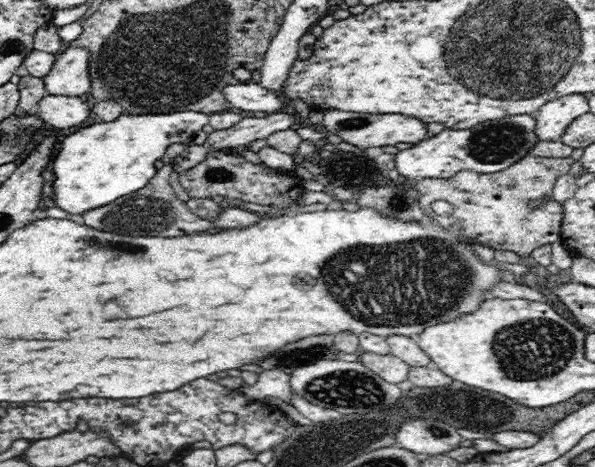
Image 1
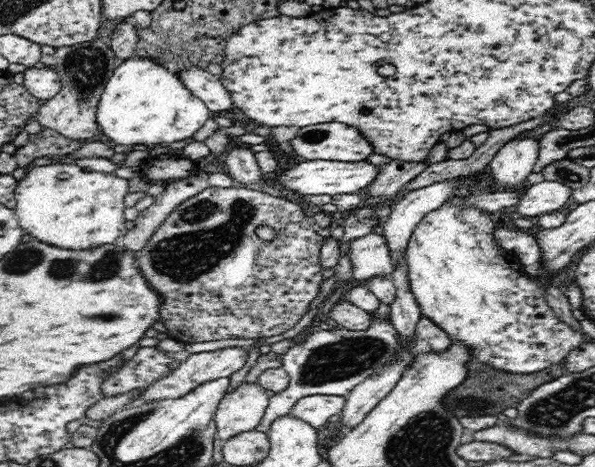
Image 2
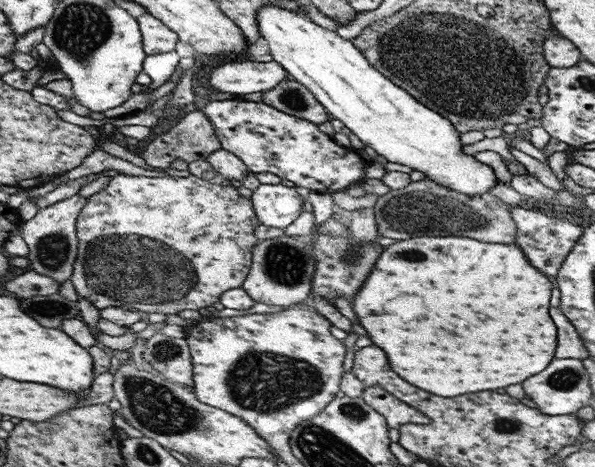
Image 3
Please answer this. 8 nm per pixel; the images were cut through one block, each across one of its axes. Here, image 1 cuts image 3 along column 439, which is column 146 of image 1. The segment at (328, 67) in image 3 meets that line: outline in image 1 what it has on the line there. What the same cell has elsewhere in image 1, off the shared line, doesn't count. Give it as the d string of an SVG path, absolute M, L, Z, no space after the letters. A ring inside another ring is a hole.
M186 111L186 112L177 112L172 114L130 114L130 113L122 113L118 116L117 119L114 119L110 122L100 122L93 123L86 127L83 127L73 133L69 134L67 137L64 137L64 140L61 142L61 148L58 152L58 155L53 160L52 164L52 172L54 173L53 187L54 187L54 201L57 204L58 208L65 210L66 212L72 214L75 219L79 219L82 213L85 213L87 210L104 206L121 196L133 193L134 191L140 190L144 188L150 179L153 177L155 173L155 166L158 166L160 163L160 158L164 156L164 152L166 152L166 148L168 146L172 146L172 144L176 144L176 142L189 142L192 140L192 137L198 130L202 130L206 124L209 124L209 115L194 111Z

